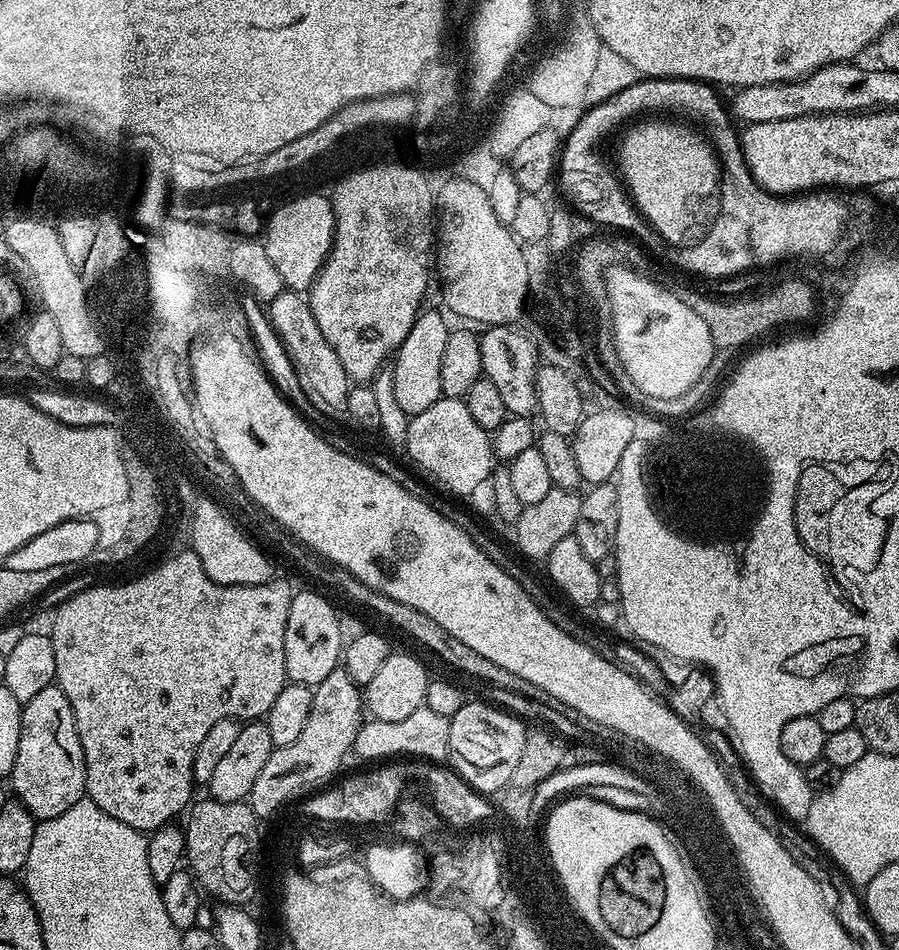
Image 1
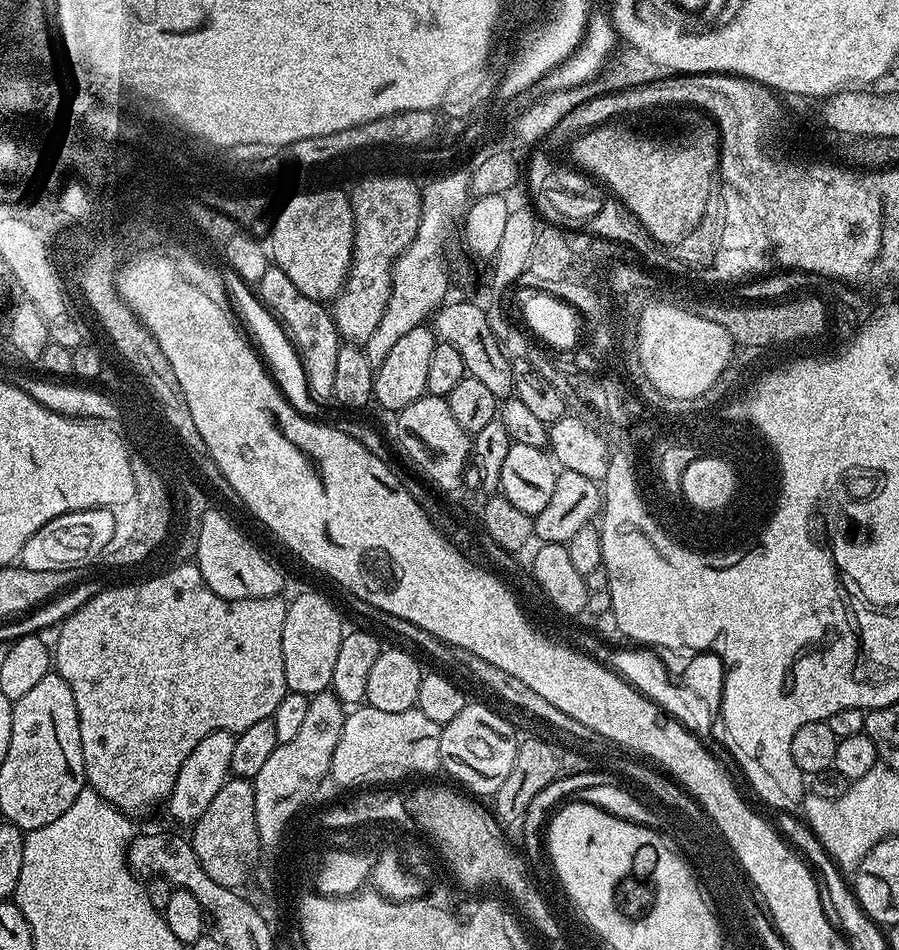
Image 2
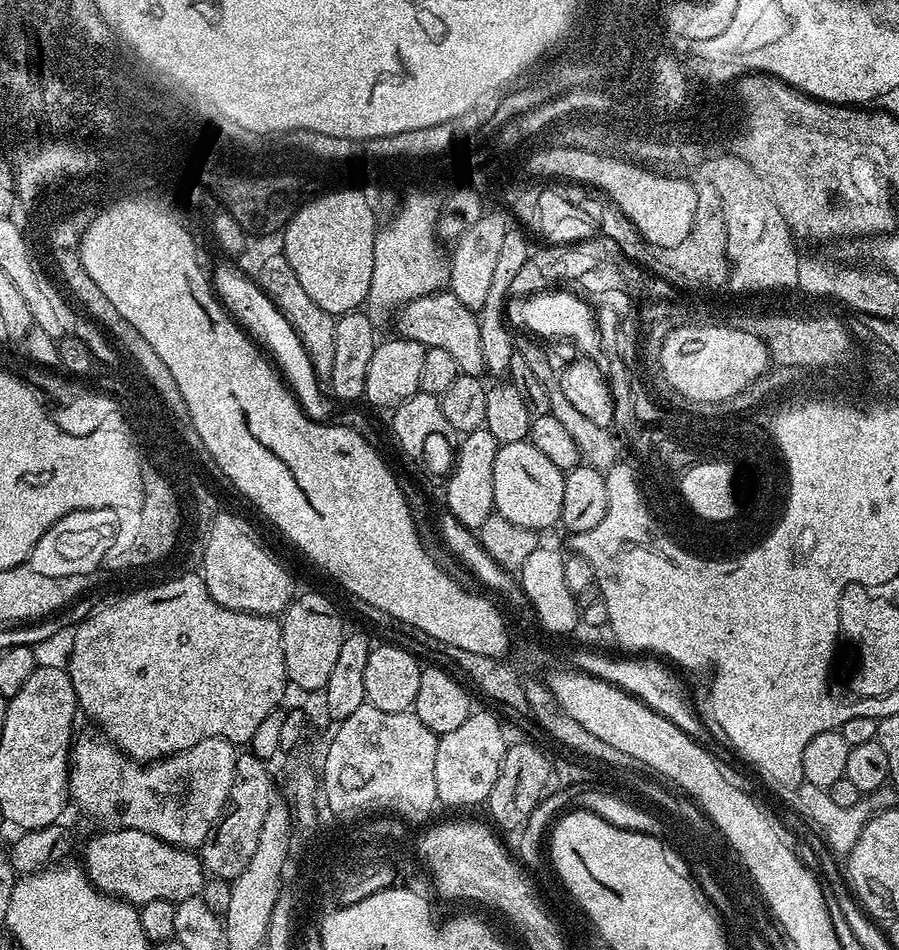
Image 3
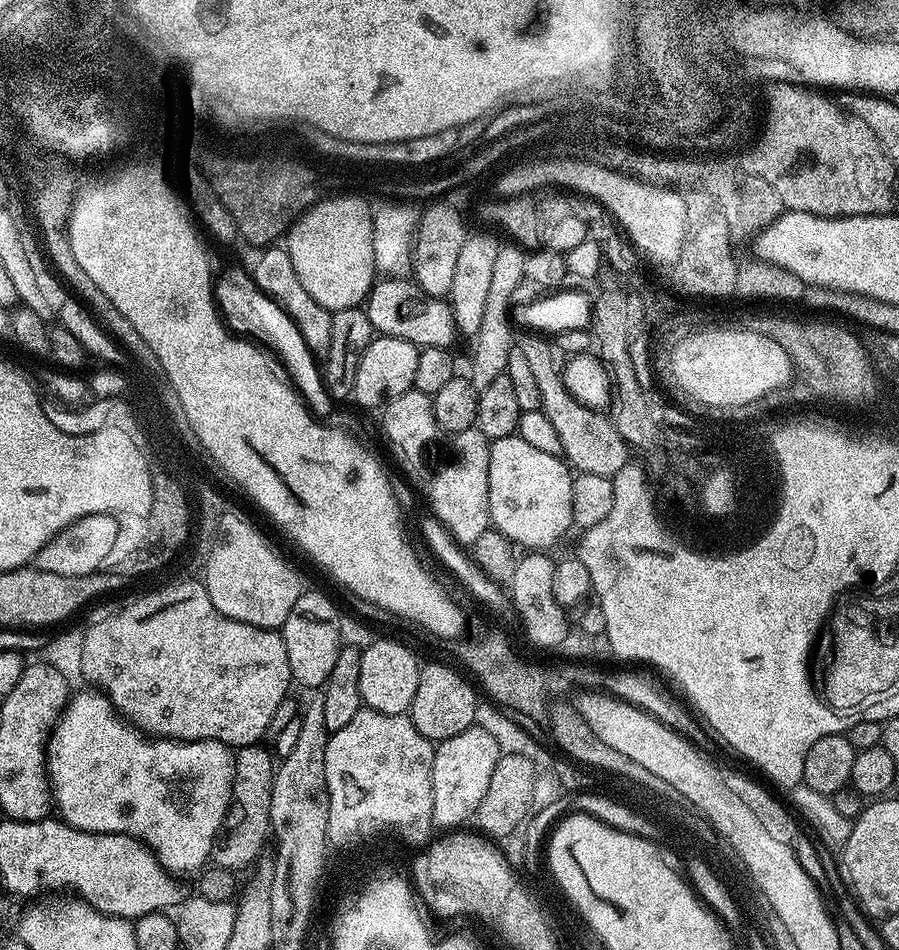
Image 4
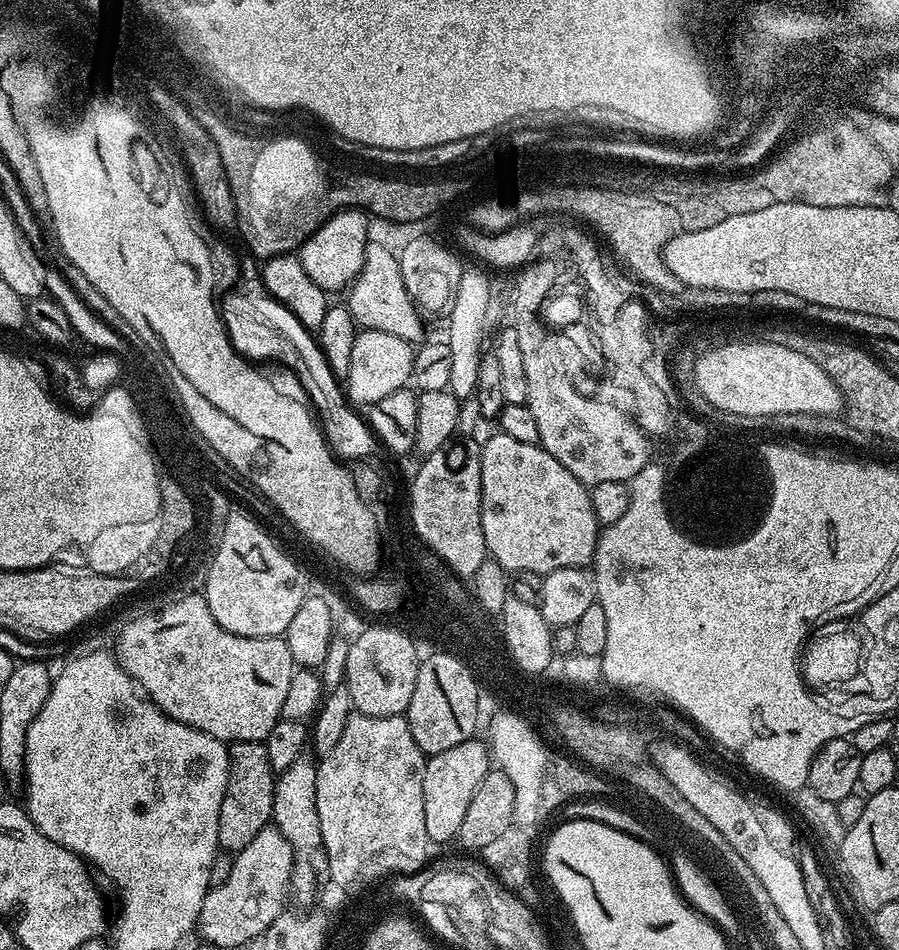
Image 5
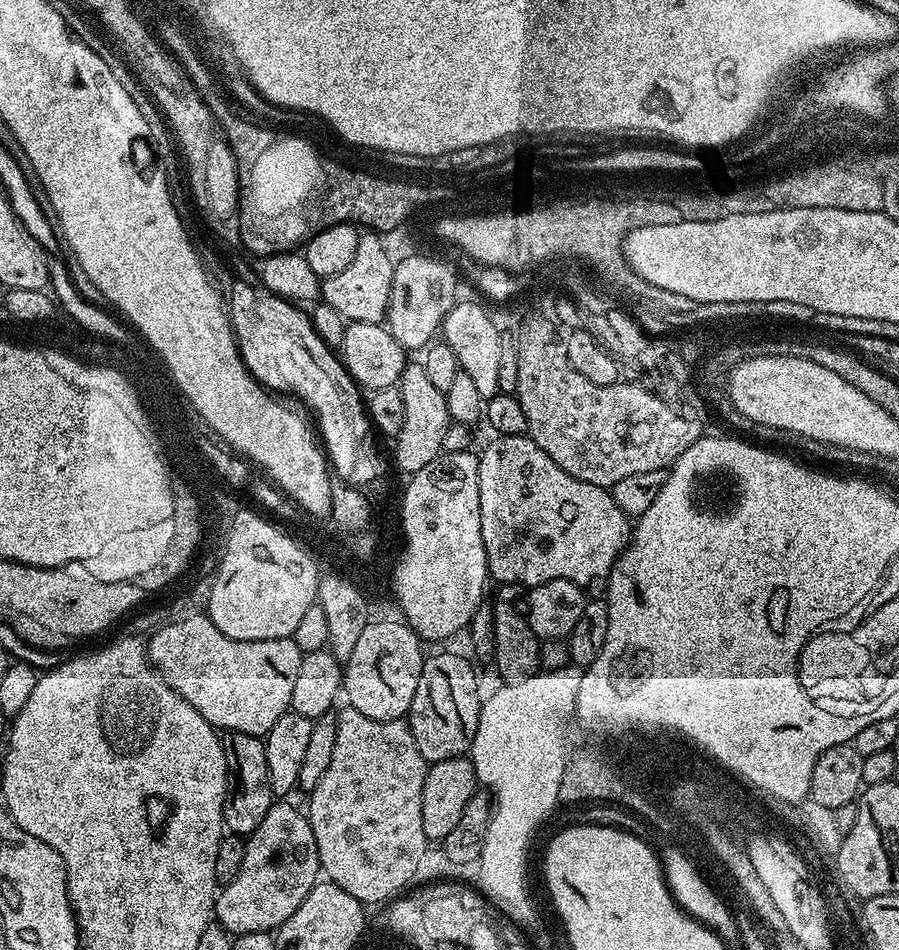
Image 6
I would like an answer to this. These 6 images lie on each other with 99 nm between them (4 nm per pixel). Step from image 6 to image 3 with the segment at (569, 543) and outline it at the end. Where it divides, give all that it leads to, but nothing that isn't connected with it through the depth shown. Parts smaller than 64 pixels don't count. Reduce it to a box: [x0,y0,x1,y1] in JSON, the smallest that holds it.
[494,440,565,530]

